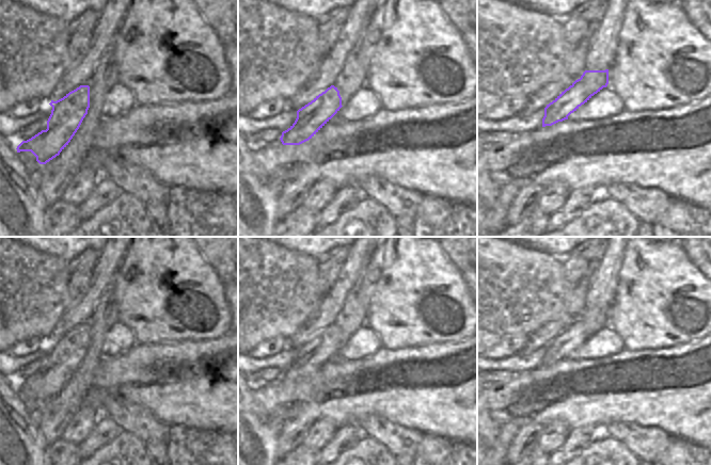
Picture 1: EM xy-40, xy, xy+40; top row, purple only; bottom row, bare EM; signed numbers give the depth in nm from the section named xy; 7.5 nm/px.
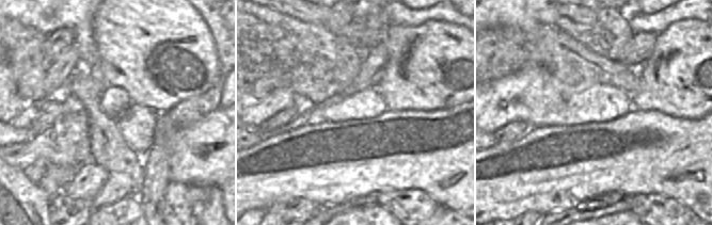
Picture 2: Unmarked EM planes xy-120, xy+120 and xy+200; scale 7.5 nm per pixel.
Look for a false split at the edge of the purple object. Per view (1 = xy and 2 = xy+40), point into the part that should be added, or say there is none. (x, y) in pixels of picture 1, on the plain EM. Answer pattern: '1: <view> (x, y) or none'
1: none
2: none

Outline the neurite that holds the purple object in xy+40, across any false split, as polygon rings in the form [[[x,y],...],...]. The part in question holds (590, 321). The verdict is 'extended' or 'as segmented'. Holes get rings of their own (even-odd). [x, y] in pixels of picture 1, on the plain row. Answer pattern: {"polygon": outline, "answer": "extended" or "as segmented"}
{"polygon": [[[609,308],[585,309],[580,318],[544,347],[542,366],[568,358],[568,355],[609,323]]], "answer": "as segmented"}

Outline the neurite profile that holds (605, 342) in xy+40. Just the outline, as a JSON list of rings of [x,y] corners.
[[[603,326],[568,355],[573,360],[588,360],[612,356],[623,349],[619,335],[610,326]]]

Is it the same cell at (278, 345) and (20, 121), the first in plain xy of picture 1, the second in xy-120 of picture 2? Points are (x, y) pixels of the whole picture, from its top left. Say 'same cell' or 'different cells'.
same cell

